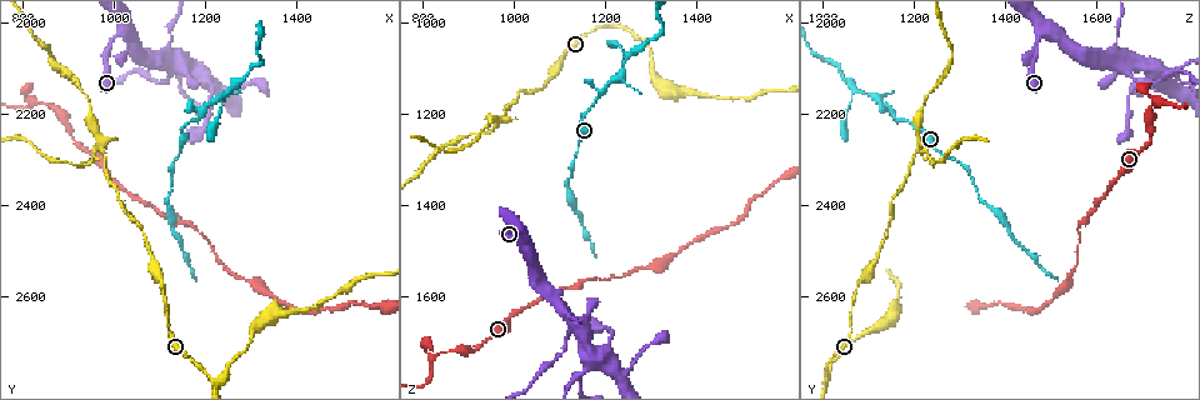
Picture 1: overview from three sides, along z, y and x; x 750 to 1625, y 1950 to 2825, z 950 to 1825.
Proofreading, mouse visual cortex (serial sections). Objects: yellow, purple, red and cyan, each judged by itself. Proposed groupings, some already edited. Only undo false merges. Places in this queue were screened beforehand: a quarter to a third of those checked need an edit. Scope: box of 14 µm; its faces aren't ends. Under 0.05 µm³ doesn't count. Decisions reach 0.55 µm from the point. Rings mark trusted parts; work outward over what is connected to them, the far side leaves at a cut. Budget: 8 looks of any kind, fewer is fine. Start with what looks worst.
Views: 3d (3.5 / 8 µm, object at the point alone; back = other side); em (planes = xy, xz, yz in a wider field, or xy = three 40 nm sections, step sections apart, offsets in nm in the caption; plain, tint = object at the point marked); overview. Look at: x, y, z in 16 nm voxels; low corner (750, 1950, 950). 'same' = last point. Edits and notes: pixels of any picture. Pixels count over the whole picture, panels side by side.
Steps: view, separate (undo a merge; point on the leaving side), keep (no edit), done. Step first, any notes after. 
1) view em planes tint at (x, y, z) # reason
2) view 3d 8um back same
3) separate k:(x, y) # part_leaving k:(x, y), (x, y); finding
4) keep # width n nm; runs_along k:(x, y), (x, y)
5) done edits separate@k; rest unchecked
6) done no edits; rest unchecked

view 3d 3.5um at (970, 2260, 1215) # abrupt turn

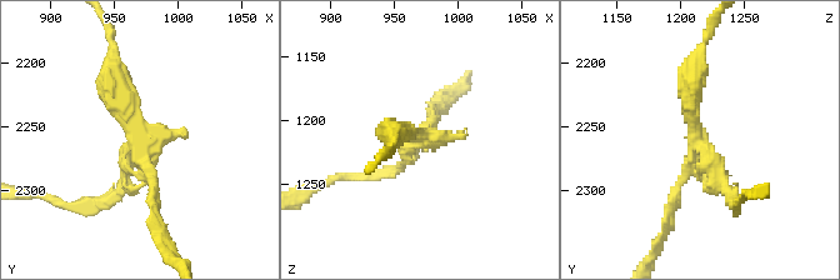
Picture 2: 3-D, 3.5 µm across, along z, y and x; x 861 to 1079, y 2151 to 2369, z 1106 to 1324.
view em xy step 3 tint at (976, 2264, 1212) # now the EM

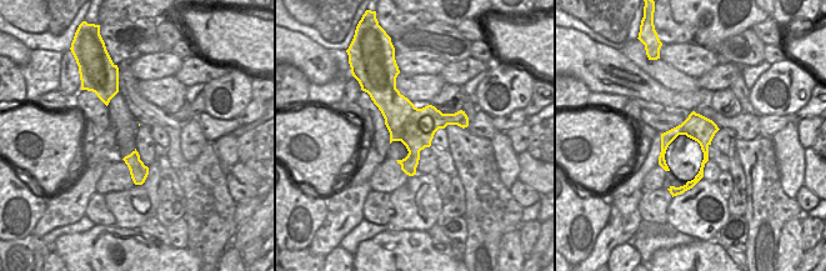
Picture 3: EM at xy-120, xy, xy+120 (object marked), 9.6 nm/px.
separate 2:(119, 193) # border 3:(415, 108), (401, 133), (419, 151); a second cell is stuck on

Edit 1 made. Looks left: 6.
view 3d 3.5um back at (1215, 2775, 1005) # abrupt turn

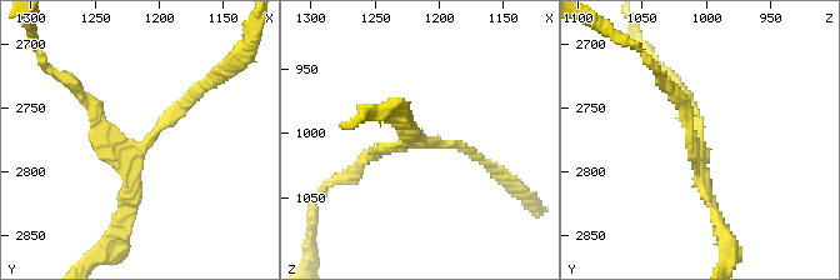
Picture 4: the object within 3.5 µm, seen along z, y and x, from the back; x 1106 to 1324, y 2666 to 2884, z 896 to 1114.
view em xy step 5 tint at (1214, 2778, 1006) # shape alone is not enough

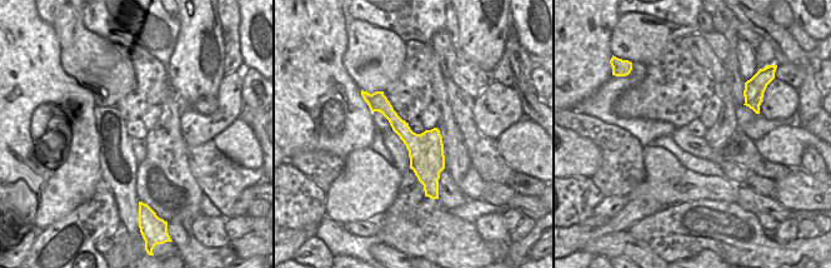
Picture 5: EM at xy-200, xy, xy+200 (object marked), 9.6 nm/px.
keep # all the same cell

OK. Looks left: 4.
view overview

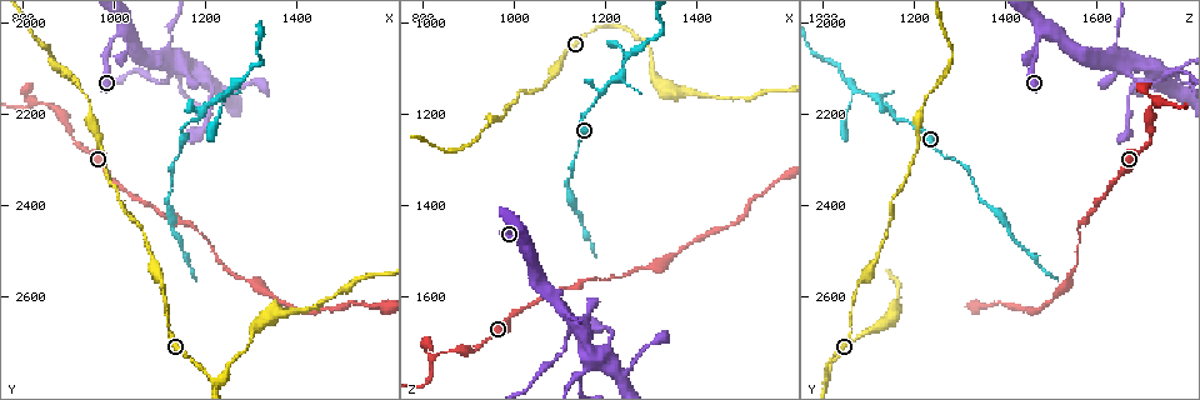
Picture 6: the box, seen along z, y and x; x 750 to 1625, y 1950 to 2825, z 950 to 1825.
view 3d 3.5um at (1145, 2115, 1770) # arms part here

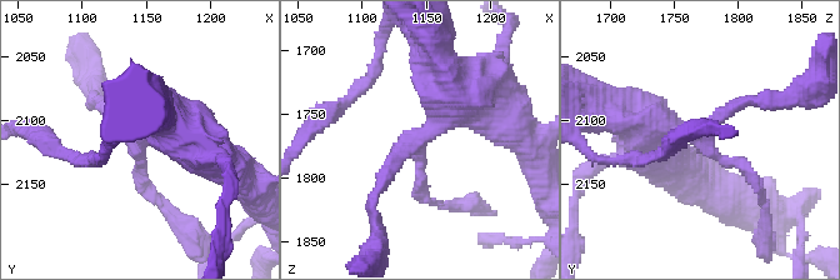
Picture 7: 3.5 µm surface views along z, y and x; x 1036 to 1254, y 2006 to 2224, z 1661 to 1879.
view em xy step 1 tint at (1146, 2114, 1770) # arms 3; arm_widths 150, 200, 500 nm

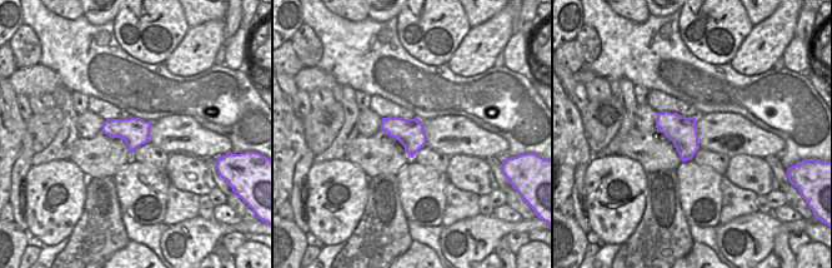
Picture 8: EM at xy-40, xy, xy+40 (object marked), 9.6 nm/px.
separate 7:(728, 164) # part_leaving 7:(438, 125), (419, 144), (419, 193), (434, 201); a second cell is stuck on

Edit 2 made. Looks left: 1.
done edits separate@2, separate@7; rest unchecked

